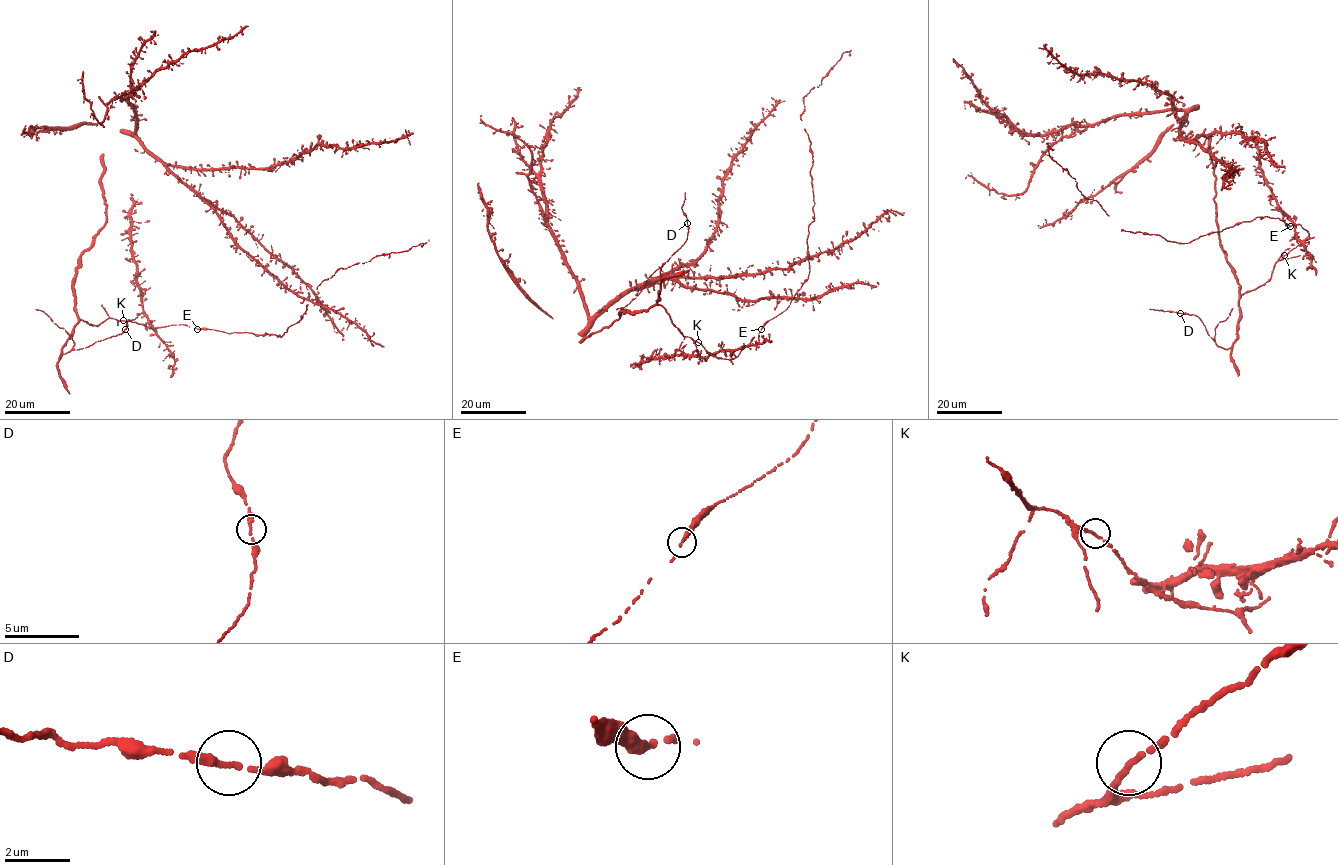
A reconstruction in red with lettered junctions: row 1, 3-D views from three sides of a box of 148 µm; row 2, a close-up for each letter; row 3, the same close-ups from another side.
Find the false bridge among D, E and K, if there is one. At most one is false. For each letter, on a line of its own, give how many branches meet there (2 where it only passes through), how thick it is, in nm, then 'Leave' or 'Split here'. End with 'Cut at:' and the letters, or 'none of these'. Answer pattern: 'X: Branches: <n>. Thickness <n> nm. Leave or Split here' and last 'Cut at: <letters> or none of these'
D: Branches: 2. Thickness 240 nm. Leave
E: Branches: 2. Thickness 240 nm. Leave
K: Branches: 2. Thickness 190 nm. Leave
Cut at: none of these

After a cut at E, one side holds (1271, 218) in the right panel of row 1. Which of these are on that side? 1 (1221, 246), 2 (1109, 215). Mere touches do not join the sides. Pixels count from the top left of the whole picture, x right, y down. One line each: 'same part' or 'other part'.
1: other part
2: other part

